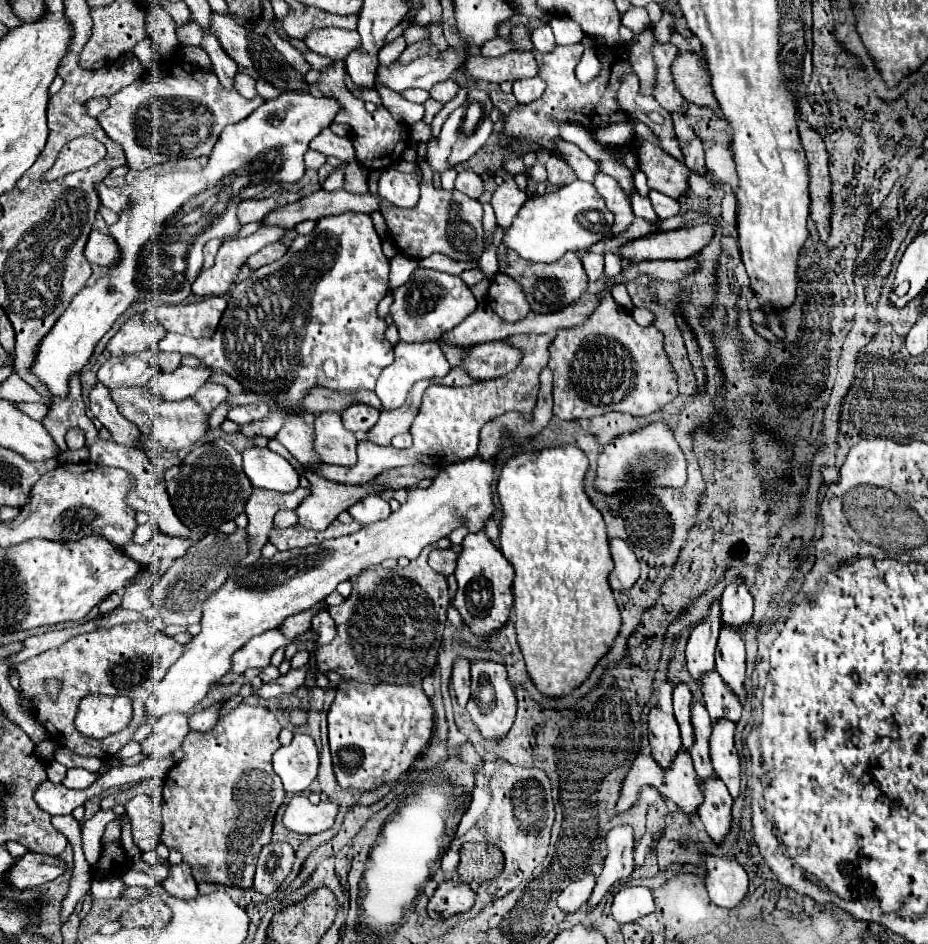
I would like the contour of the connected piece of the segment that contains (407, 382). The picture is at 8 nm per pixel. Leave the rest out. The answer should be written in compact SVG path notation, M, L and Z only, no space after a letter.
M400 341L394 347L394 355L396 355L394 363L382 371L382 375L376 383L376 395L382 401L382 411L398 409L406 401L406 395L416 381L432 379L432 377L446 377L450 371L450 365L448 365L448 361L436 341L430 341L430 343L404 343L404 341Z

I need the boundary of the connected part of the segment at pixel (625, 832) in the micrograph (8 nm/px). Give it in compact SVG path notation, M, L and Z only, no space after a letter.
M614 827L608 837L608 857L604 861L604 869L596 881L596 887L586 901L586 909L592 911L600 899L606 895L606 891L620 879L630 877L634 871L634 837L632 837L632 827Z

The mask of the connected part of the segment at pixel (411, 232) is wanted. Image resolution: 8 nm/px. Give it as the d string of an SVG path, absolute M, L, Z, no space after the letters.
M418 143L417 162L421 168L423 182L420 185L420 201L412 209L396 209L382 199L382 215L390 229L390 239L402 255L424 259L432 253L444 253L452 259L480 259L484 253L484 235L482 235L482 205L476 199L460 191L434 189L433 171L426 163L427 143Z

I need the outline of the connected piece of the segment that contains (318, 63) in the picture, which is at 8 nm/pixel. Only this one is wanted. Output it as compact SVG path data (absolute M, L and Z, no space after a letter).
M304 51L304 59L314 67L314 69L322 69L326 63L330 63L330 57L322 57L322 55L318 55L318 53L314 53L314 51Z

